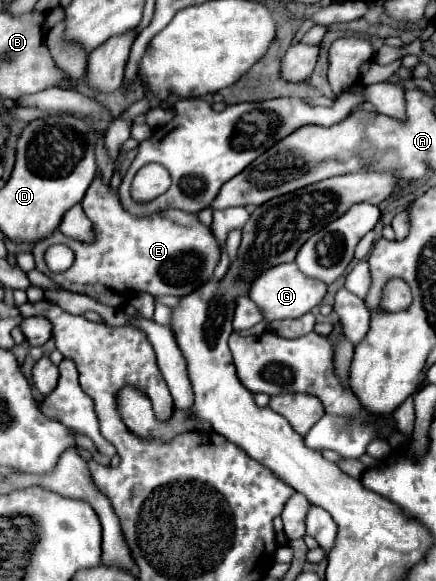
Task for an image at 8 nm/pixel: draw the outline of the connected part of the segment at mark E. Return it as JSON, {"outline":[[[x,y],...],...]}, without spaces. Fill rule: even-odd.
{"outline":[[[101,176],[93,180],[81,204],[95,226],[95,238],[91,242],[81,242],[55,230],[33,246],[37,270],[47,274],[59,286],[81,294],[85,294],[85,286],[103,286],[111,292],[133,290],[149,292],[151,296],[185,296],[199,288],[201,282],[211,280],[221,250],[211,230],[203,226],[197,216],[181,210],[167,210],[151,214],[153,218],[133,218],[121,208],[117,192],[111,192],[111,188],[101,182]],[[53,244],[67,244],[75,252],[75,264],[59,274],[49,272],[43,260],[45,250]]]}

